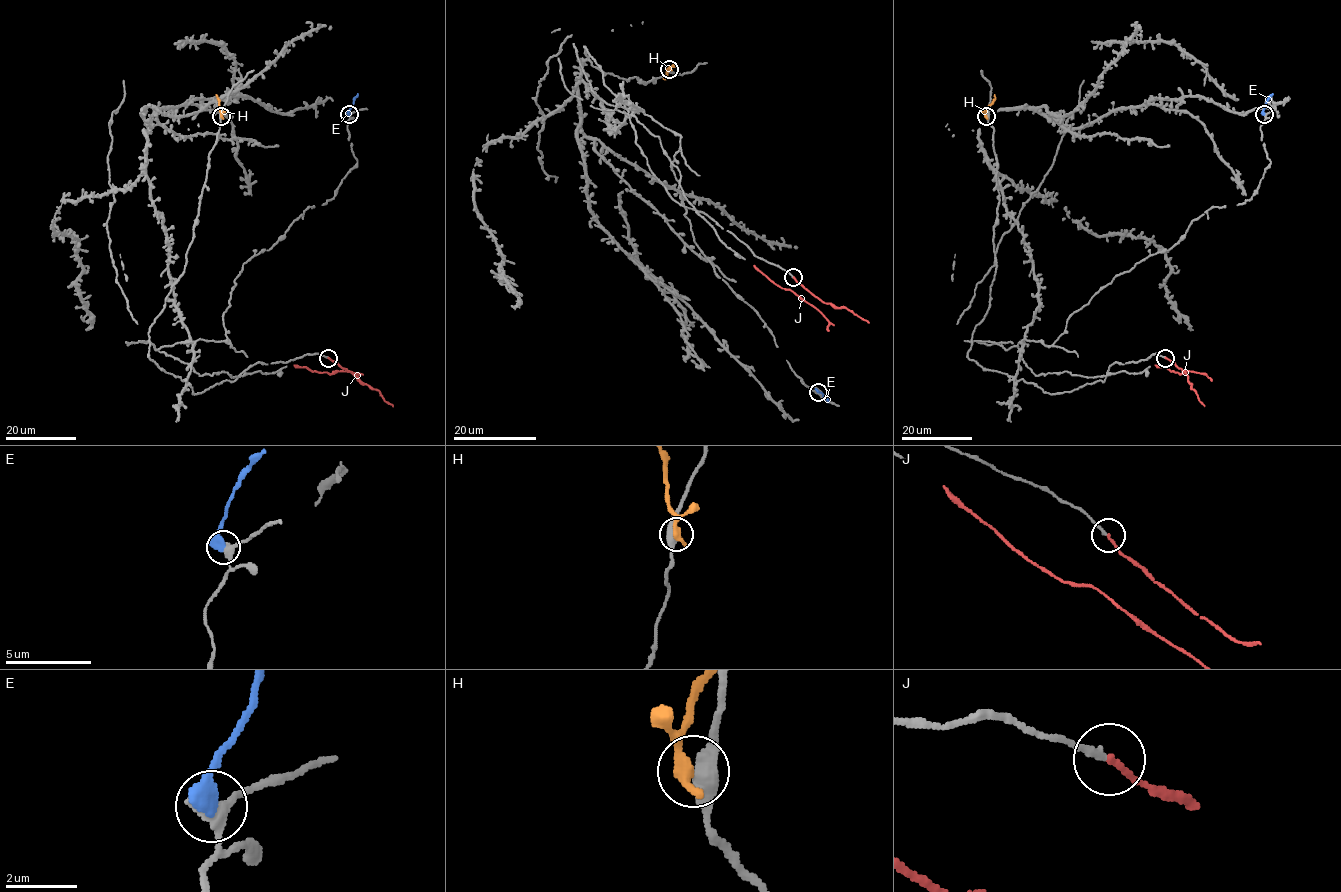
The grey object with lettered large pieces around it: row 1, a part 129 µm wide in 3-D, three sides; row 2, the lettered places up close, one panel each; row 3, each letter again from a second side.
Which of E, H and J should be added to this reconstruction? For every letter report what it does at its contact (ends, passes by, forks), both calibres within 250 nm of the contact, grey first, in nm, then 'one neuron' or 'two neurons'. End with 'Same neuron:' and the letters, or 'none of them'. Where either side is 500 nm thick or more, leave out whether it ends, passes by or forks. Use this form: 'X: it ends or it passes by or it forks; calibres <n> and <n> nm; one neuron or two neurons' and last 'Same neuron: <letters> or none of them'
E: it ends; calibres 340 and 460 nm; two neurons
H: it ends; calibres 480 and 400 nm; two neurons
J: it ends; calibres 180 and 170 nm; one neuron
Same neuron: J

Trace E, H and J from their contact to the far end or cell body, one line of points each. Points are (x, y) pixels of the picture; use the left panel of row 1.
E: (349, 114), (358, 93)
H: (221, 116), (216, 94)
J: (328, 358), (350, 371), (328, 374), (294, 365)

